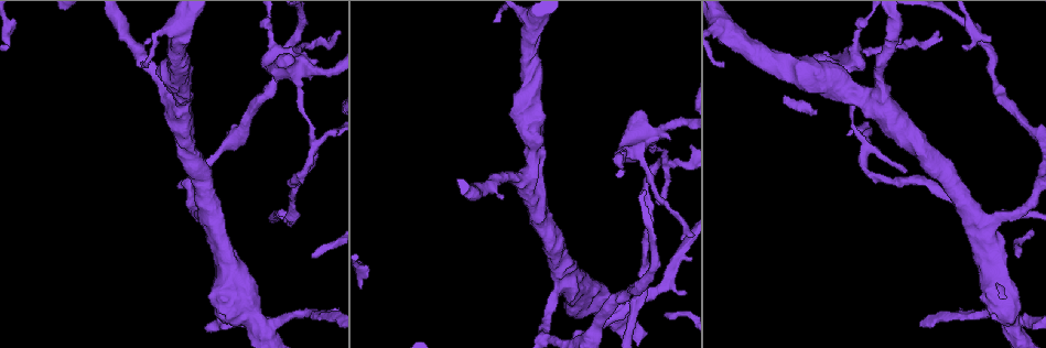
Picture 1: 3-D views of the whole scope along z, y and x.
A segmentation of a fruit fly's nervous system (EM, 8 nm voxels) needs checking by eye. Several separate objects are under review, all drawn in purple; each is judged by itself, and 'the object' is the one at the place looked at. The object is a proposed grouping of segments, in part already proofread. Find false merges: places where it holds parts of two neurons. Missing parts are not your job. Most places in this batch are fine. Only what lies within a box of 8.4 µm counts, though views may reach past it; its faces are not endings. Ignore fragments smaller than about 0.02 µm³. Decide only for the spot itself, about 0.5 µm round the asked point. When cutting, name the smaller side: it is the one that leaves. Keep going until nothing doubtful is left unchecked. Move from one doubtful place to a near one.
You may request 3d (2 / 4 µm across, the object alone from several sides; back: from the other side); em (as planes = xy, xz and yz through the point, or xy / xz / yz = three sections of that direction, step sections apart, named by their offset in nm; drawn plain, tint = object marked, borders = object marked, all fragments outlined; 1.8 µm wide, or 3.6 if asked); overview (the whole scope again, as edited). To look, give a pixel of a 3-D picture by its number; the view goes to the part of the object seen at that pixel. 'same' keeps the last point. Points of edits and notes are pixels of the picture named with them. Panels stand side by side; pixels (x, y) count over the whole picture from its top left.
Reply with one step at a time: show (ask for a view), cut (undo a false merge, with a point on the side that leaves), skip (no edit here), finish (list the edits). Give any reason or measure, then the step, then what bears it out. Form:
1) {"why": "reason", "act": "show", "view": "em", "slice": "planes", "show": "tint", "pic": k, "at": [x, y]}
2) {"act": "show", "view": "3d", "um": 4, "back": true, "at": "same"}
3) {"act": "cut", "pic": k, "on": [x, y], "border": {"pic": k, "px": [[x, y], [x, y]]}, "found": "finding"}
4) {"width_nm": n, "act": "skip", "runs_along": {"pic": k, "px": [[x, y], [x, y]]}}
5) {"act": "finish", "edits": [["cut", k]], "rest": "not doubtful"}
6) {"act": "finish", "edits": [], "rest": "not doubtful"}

{"act": "show", "view": "3d", "um": 4, "pic": 1, "at": [869, 104]}

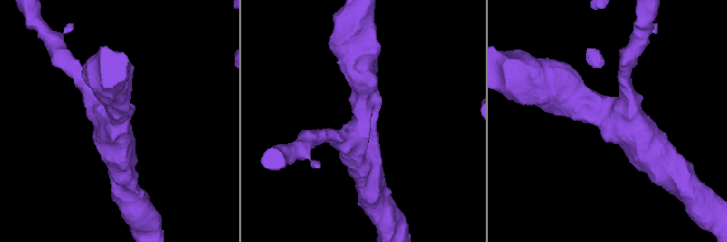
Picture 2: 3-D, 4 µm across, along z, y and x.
{"arms": 3, "arm_widths_nm": [280, 380, 500], "act": "show", "view": "em", "slice": "planes", "show": "tint", "pic": 2, "at": [363, 124]}

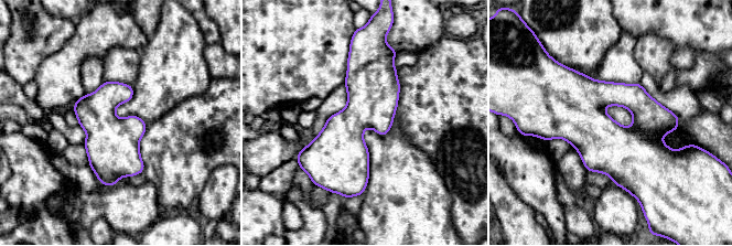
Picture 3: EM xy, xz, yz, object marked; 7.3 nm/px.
{"act": "skip", "found": "continuous, no second neuron"}

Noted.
{"why": "sharp bend", "act": "show", "view": "em", "um": 3.6, "slice": "planes", "show": "tint", "pic": 1, "at": [315, 143]}

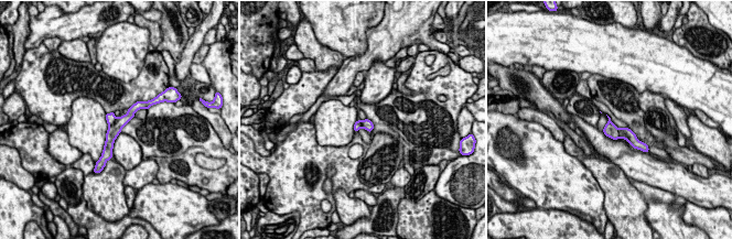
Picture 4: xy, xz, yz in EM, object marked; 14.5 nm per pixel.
{"act": "cut", "pic": 4, "on": [112, 132], "border": {"pic": 4, "px": [[117, 119], [109, 126]]}, "found": "a second neuron is stuck on"}

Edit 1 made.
{"act": "show", "view": "overview"}

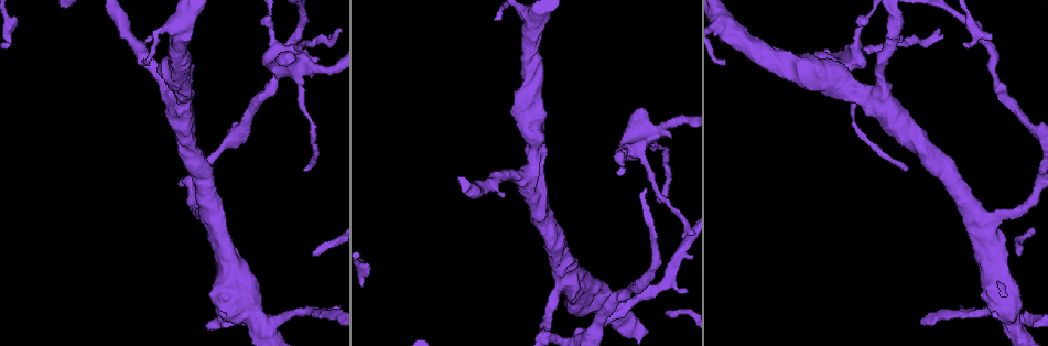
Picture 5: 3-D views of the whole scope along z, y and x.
{"why": "two arms at a narrow angle", "act": "show", "view": "3d", "um": 4, "pic": 5, "at": [258, 320]}

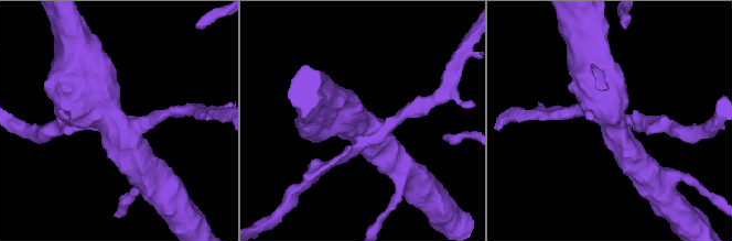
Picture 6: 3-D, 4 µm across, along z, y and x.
{"act": "show", "view": "em", "slice": "xy", "step": 4, "show": "tint", "pic": 6, "at": [111, 121]}

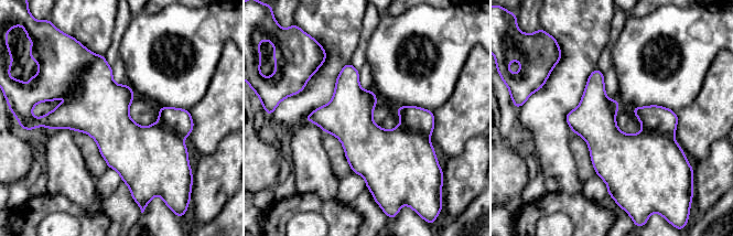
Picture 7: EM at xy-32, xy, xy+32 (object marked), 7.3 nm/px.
{"act": "show", "view": "em", "slice": "planes", "show": "tint", "at": "same"}

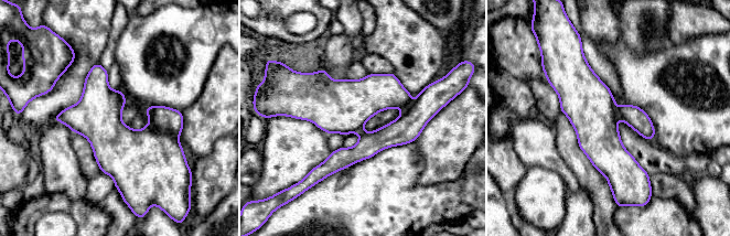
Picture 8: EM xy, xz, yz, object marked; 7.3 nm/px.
{"act": "cut", "pic": 8, "on": [169, 120], "border": {"pic": 8, "px": [[148, 125], [178, 138]]}, "found": "a second neuron is stuck on"}

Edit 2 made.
{"act": "finish", "edits": [["cut", 4], ["cut", 8]], "rest": "not doubtful"}

